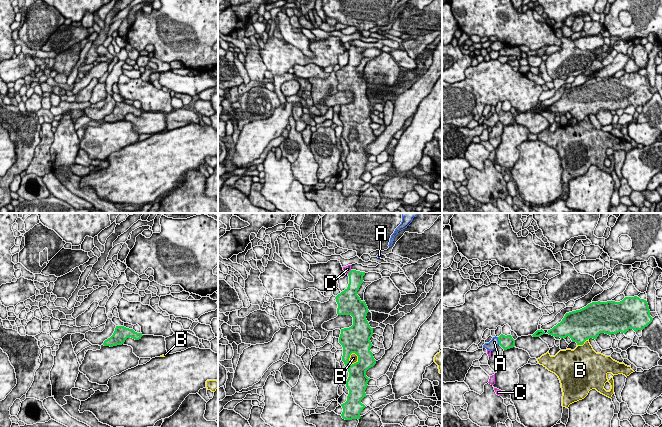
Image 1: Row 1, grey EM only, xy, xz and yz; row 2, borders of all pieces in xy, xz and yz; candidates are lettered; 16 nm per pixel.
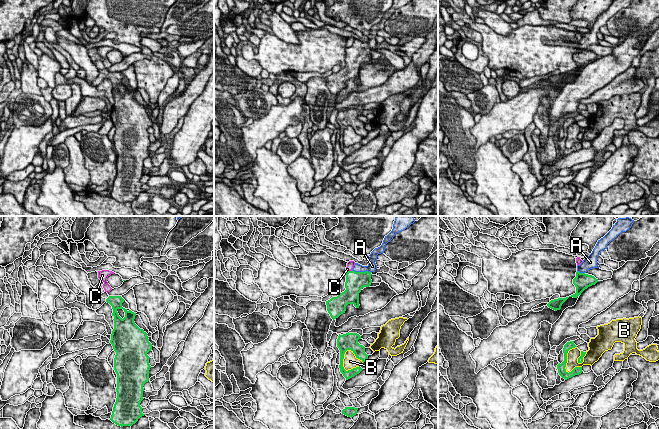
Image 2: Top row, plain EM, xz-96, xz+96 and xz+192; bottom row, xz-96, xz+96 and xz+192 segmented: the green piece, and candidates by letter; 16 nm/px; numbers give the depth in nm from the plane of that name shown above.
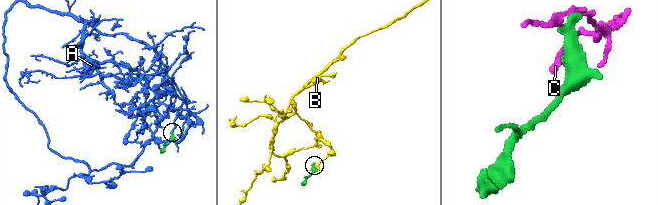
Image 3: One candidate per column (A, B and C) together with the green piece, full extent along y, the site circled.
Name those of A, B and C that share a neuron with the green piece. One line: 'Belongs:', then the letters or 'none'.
Belongs: A

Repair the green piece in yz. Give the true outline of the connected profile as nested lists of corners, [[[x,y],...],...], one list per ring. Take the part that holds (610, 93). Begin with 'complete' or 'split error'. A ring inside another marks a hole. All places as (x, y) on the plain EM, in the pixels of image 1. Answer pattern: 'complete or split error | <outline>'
complete | [[[637,72],[625,73],[620,78],[592,78],[580,86],[566,89],[562,97],[548,106],[547,109],[561,115],[569,112],[572,118],[576,118],[577,121],[583,121],[590,114],[596,116],[600,109],[616,111],[619,108],[625,110],[629,105],[633,105],[635,108],[643,106],[652,96],[646,76]]]

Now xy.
complete | [[[116,102],[113,111],[104,117],[104,122],[117,122],[124,120],[127,114],[133,114],[139,116],[142,113],[142,109],[137,109],[133,105],[126,104],[124,102]]]

